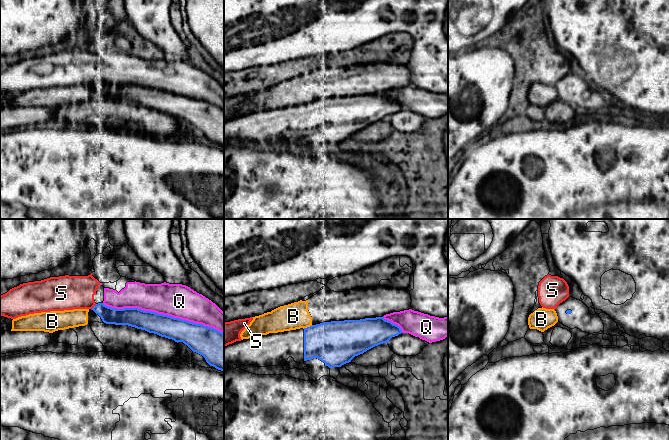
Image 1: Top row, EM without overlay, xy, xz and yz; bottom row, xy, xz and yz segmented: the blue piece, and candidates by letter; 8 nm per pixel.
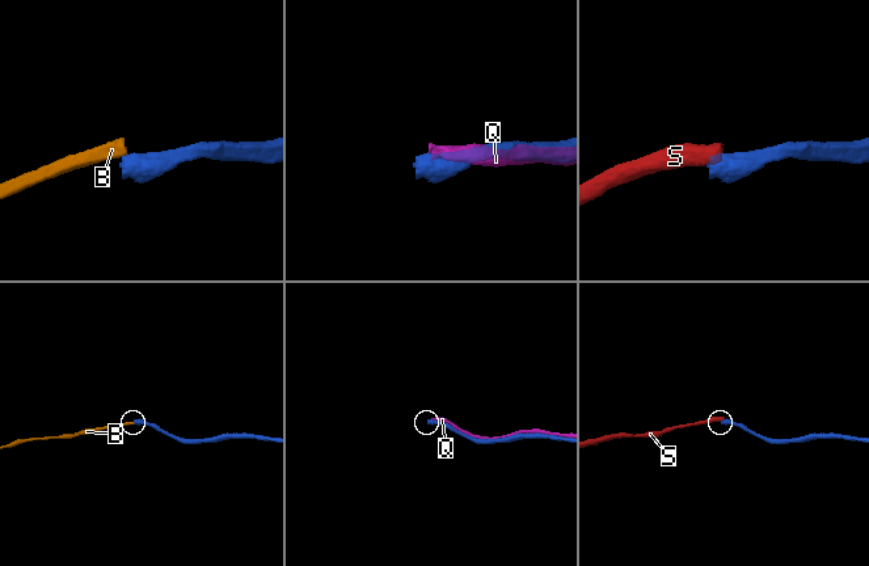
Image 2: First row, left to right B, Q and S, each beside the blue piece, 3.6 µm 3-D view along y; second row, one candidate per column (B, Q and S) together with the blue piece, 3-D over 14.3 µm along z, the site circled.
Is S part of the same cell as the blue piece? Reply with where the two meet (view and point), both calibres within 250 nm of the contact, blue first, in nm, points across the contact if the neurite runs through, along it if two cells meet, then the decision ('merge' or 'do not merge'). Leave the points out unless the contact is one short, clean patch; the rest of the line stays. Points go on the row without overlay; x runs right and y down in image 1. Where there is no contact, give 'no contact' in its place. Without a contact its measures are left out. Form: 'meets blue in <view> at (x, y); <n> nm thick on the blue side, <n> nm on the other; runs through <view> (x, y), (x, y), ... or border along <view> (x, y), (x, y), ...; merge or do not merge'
meets blue in xy at (93, 83); 130 nm thick on the blue side, 280 nm on the other; border along xy (96, 80), (91, 85); do not merge

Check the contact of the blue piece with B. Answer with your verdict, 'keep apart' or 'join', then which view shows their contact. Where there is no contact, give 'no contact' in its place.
keep apart; contact in xz

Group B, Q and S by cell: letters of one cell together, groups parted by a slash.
B / Q S

